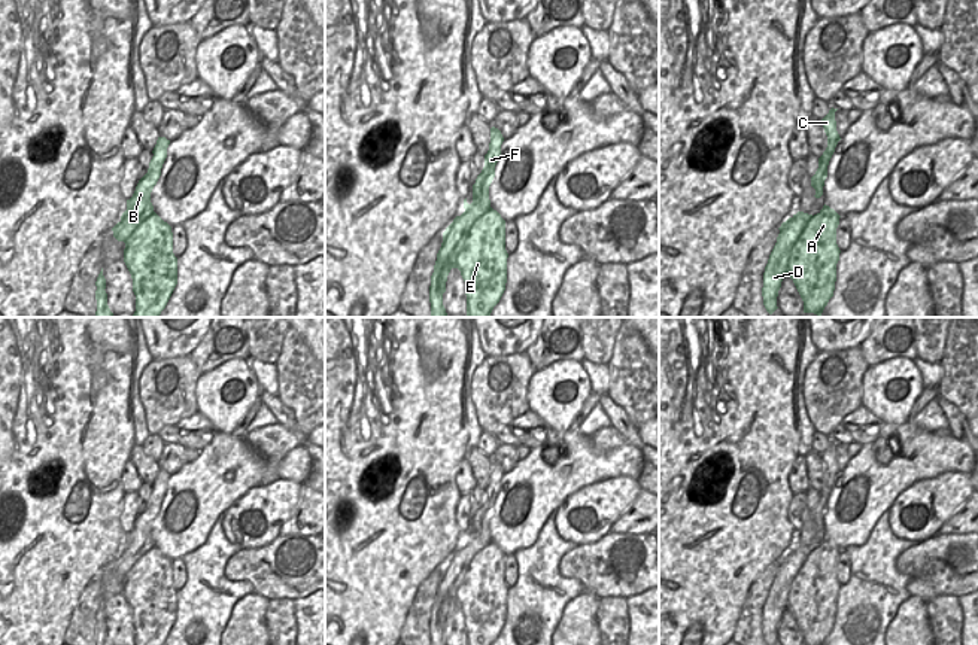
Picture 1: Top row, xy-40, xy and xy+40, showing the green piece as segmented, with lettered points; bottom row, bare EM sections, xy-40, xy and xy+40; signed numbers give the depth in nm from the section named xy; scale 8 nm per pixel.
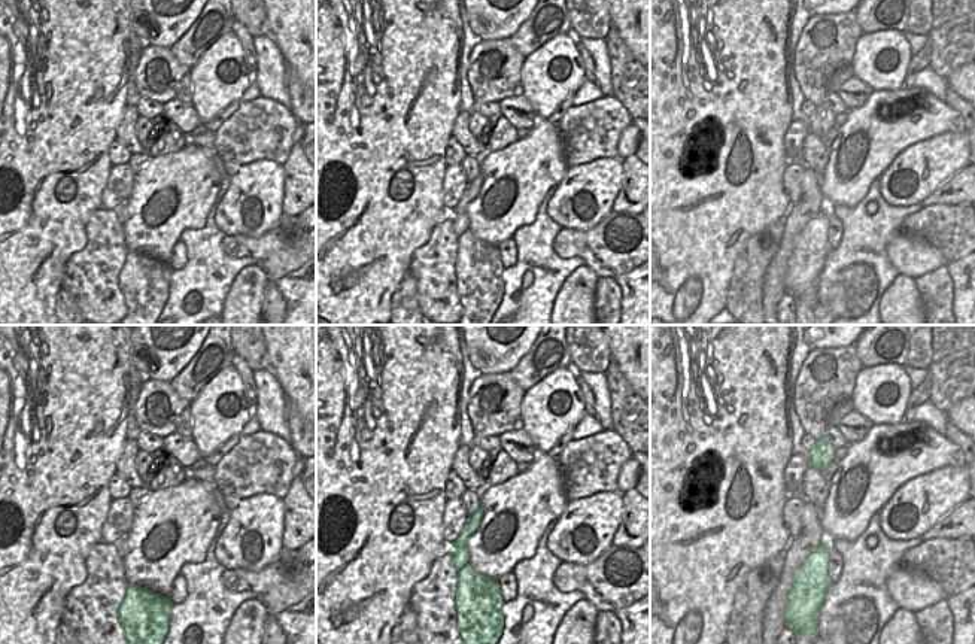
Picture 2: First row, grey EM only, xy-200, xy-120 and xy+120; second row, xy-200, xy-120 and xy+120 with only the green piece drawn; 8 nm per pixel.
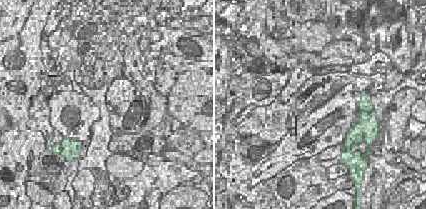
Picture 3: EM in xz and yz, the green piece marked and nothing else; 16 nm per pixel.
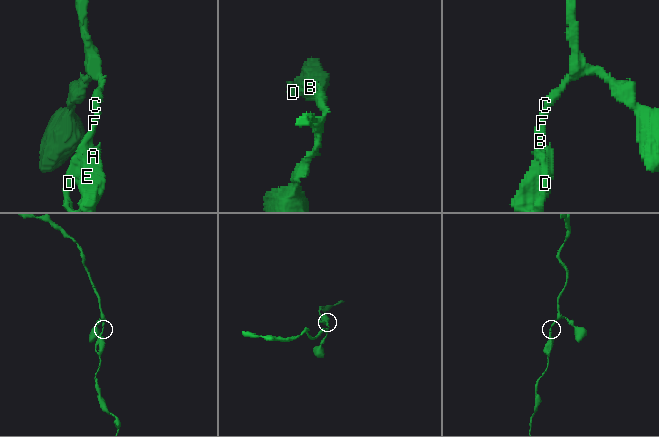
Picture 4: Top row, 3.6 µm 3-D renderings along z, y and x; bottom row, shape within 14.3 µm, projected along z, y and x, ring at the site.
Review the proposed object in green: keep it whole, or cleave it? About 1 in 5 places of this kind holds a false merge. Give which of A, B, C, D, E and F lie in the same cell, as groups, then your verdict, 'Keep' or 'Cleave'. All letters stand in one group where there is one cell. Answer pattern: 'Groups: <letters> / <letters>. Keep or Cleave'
Groups: A B C D E F. Keep.

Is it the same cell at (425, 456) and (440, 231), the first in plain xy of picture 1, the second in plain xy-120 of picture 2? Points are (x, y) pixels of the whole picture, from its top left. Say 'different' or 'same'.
different

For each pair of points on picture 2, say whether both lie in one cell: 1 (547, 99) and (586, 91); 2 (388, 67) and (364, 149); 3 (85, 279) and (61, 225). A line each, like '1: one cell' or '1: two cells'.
1: two cells
2: one cell
3: two cells

